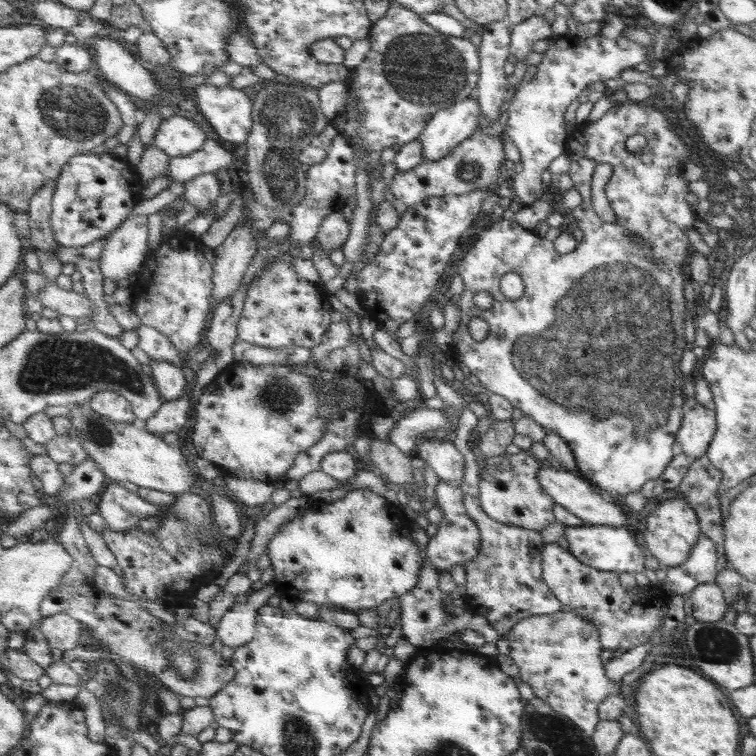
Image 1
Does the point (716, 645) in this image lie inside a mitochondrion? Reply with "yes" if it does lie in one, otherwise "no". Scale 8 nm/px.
yes

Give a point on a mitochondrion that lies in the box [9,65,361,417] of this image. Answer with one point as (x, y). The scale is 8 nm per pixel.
(50, 367)

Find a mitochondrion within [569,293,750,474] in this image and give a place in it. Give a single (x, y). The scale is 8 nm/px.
(693, 366)

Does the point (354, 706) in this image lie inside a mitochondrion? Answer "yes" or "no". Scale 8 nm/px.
no

